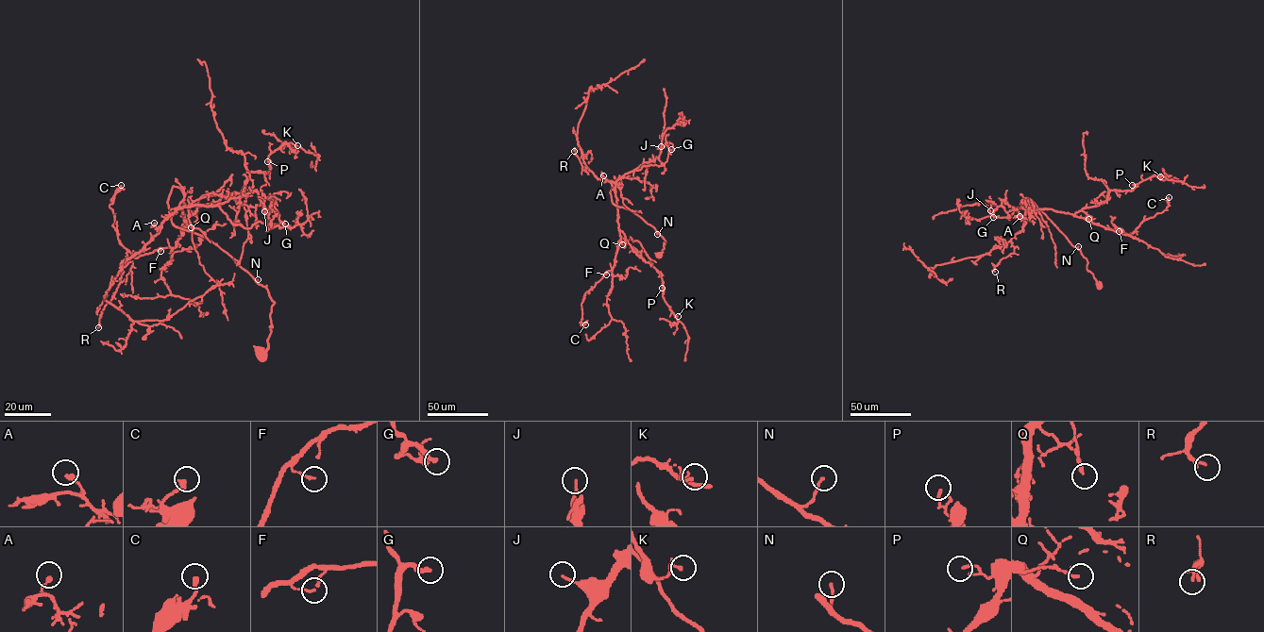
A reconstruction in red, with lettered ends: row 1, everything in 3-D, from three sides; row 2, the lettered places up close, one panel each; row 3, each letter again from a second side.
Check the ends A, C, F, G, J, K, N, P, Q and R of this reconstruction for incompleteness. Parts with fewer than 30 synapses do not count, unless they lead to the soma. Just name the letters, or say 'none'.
G

